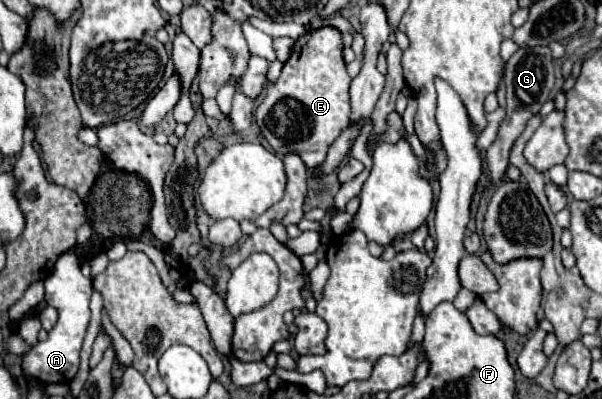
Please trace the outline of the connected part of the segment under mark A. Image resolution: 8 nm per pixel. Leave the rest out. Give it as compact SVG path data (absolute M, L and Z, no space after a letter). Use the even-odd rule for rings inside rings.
M62 253L54 265L52 275L44 281L46 285L46 301L48 305L56 307L60 317L56 327L48 333L48 339L34 345L32 351L24 357L22 369L24 375L34 375L42 383L70 383L80 365L80 349L90 321L90 295L92 295L92 281L80 273L80 261L76 253Z

